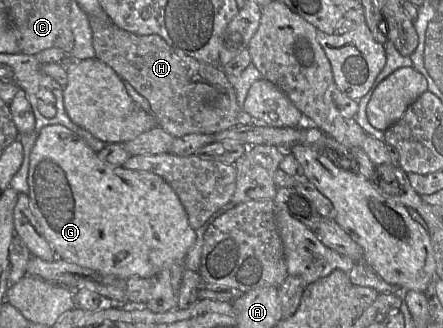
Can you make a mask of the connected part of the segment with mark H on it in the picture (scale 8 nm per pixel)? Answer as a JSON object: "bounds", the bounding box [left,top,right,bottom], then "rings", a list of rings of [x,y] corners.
{"bounds":[88,16,253,137],"rings":[[[88,16],[95,58],[110,66],[150,104],[158,126],[173,137],[188,134],[216,134],[231,127],[251,124],[253,118],[238,104],[236,93],[221,67],[187,56],[169,46],[159,35],[137,35],[116,26],[110,19]]]}

